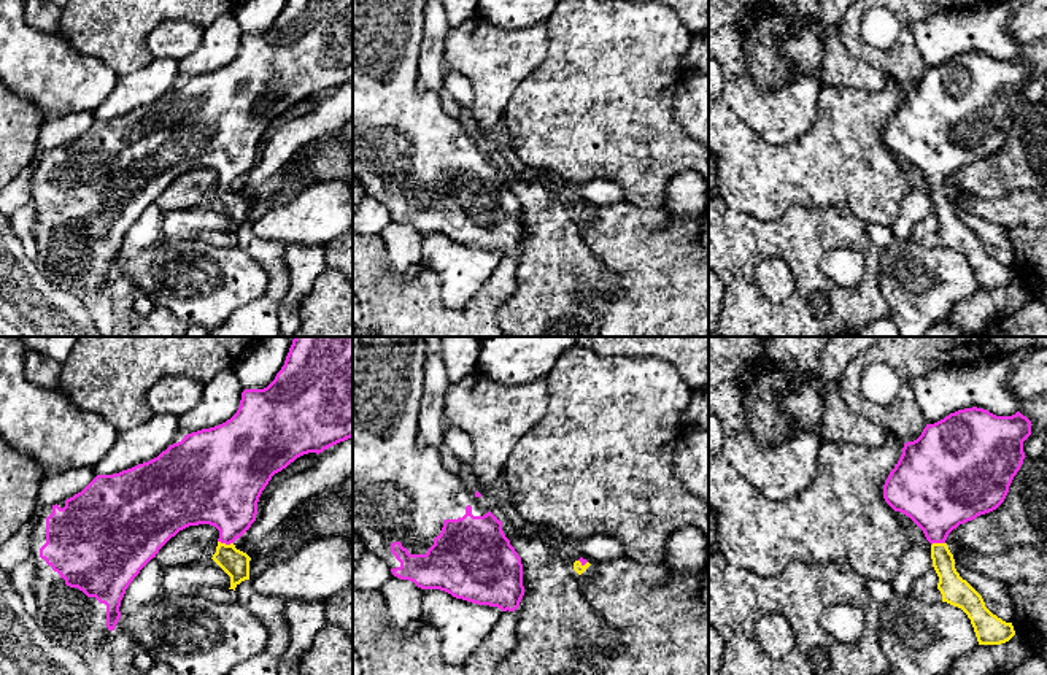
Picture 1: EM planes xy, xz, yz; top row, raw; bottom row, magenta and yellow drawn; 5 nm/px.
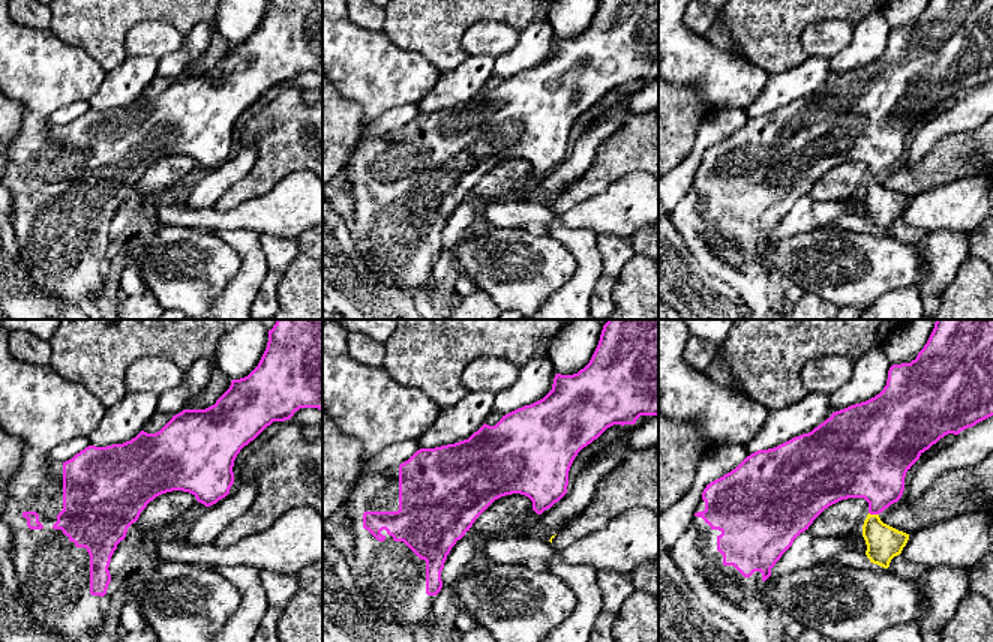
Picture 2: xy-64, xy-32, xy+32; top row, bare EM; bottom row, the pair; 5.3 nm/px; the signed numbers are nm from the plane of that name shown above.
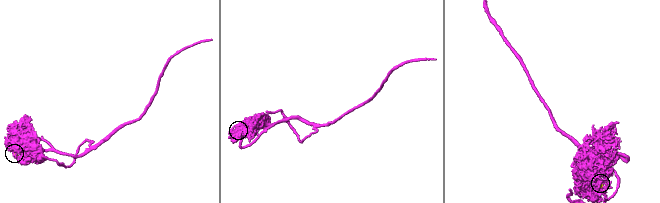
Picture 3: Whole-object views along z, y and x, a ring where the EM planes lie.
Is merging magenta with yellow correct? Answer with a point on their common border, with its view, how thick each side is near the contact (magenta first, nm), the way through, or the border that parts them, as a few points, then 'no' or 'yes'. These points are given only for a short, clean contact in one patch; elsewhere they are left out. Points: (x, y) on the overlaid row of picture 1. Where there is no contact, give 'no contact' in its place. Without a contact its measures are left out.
xy (226, 543) | 340/140 nm | across xy (224, 494), (226, 543), (226, 553), (235, 563) | yes

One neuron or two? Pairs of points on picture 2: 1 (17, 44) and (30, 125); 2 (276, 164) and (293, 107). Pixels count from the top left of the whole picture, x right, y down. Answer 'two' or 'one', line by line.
1: one
2: one

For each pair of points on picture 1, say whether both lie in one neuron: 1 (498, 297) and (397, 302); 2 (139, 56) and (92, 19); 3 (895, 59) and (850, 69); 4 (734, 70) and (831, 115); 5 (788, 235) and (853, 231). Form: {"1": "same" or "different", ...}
{"1": "same", "2": "same", "3": "different", "4": "different", "5": "same"}

